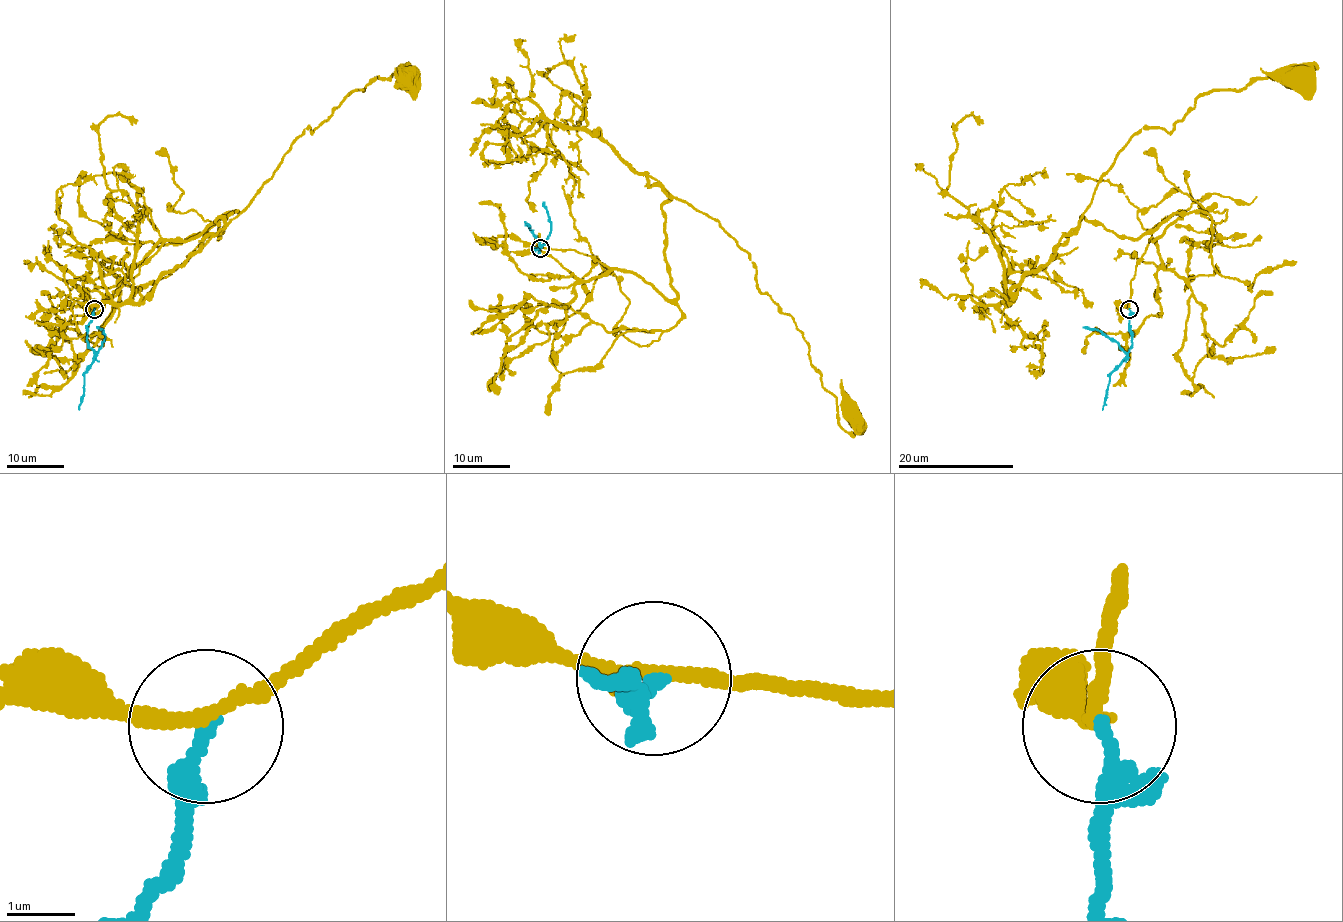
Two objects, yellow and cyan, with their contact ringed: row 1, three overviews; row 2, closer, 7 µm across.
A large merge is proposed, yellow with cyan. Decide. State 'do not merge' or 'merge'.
do not merge

